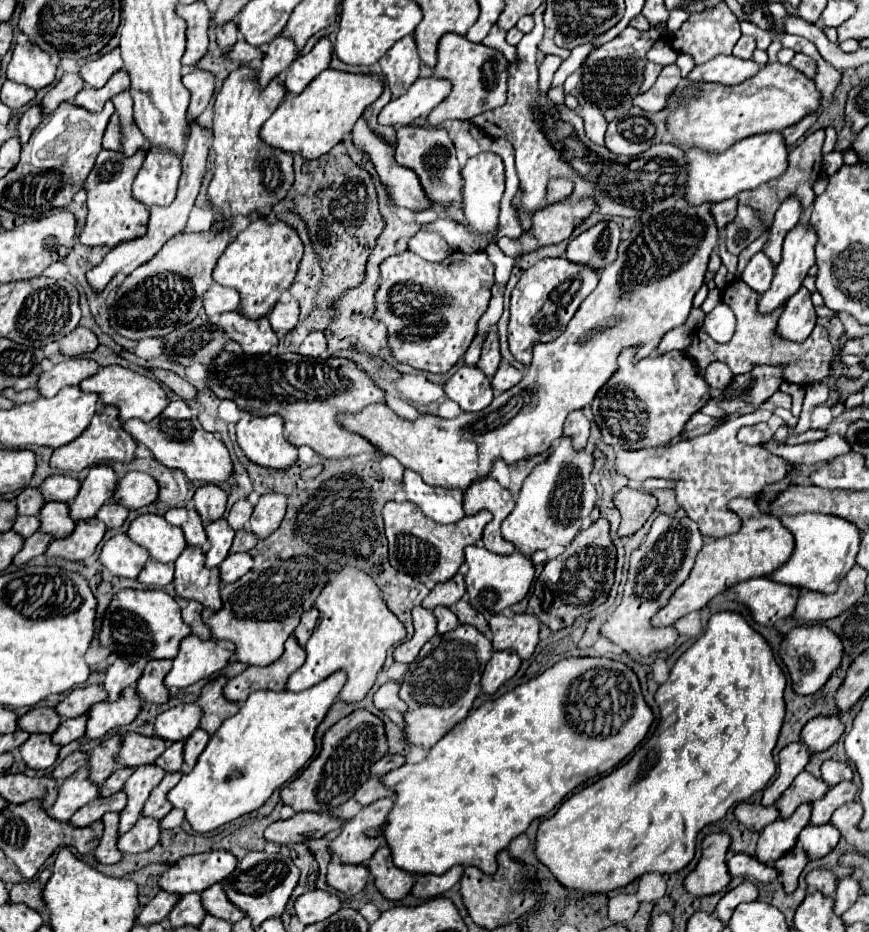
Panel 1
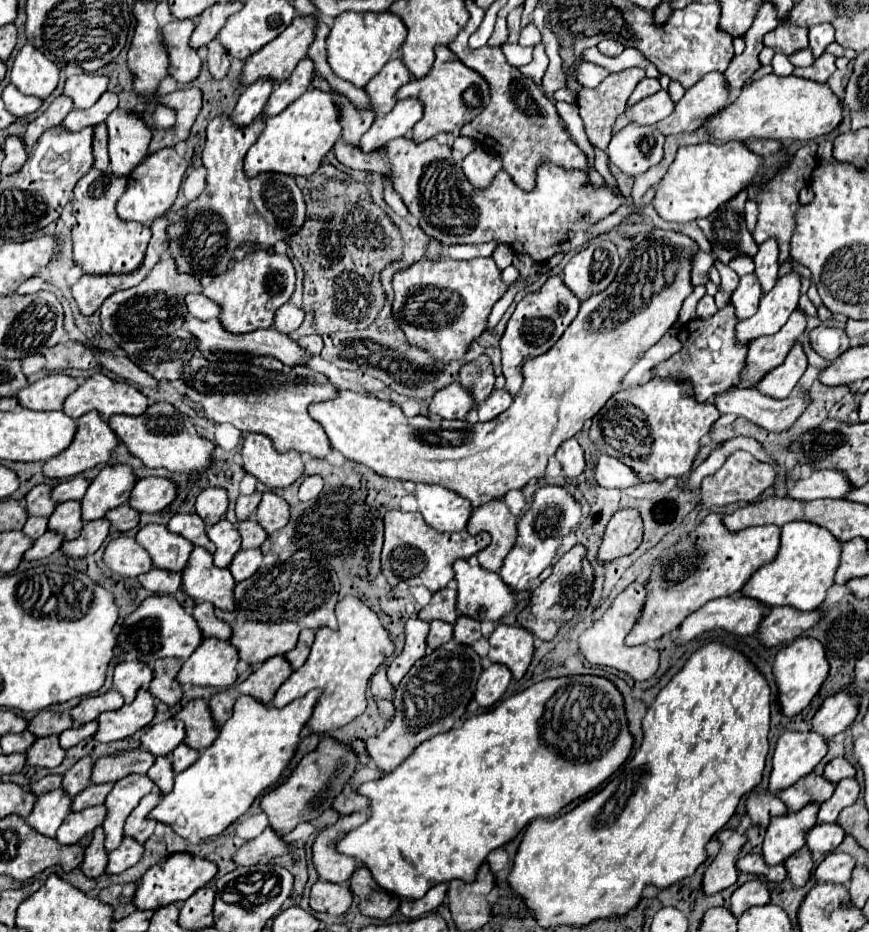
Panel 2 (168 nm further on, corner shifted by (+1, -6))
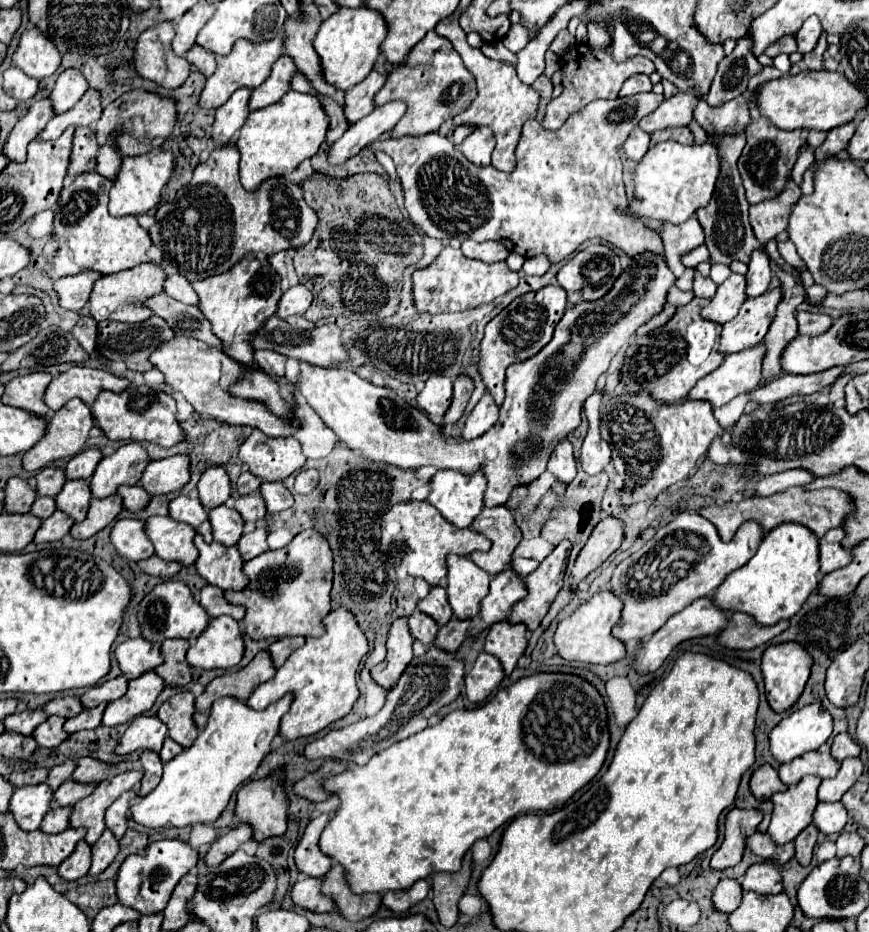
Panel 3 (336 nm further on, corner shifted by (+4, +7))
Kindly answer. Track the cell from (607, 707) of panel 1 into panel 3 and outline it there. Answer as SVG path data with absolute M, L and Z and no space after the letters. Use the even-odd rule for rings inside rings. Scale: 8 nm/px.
M536 673L532 677L524 677L516 681L514 685L500 689L490 701L476 709L464 709L464 711L452 711L448 713L438 725L426 727L424 731L398 741L390 745L388 749L376 753L366 765L350 765L344 773L338 773L322 783L322 789L326 793L332 793L340 799L340 805L334 813L334 817L326 823L322 835L320 835L320 851L328 855L332 861L342 865L344 879L354 895L362 893L386 893L386 891L400 891L412 887L418 879L430 877L434 871L458 871L462 855L472 847L474 841L488 837L494 829L500 825L512 821L514 817L522 813L552 813L558 811L578 789L582 789L588 781L596 777L600 771L606 751L608 751L608 713L604 707L604 699L600 693L584 679L574 675L562 675L562 673Z

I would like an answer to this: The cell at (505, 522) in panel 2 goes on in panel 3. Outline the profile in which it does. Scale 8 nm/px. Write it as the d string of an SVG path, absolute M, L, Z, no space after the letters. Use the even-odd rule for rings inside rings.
M484 507L482 513L472 523L472 529L482 533L486 539L492 541L492 549L488 553L472 553L470 559L490 573L490 577L496 577L500 571L504 571L512 559L512 553L516 545L522 539L522 533L518 525L514 523L512 511L508 507Z

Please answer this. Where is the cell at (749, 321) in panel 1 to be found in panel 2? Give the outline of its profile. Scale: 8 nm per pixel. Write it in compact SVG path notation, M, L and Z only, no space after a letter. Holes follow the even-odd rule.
M727 304L723 310L719 310L709 320L691 320L687 322L685 330L681 328L679 340L683 342L683 348L653 368L655 376L673 376L679 380L691 380L695 388L697 402L707 402L715 394L727 390L729 386L737 384L741 380L743 368L747 368L747 352L749 344L741 344L735 338L735 326L739 318L735 316L735 306Z

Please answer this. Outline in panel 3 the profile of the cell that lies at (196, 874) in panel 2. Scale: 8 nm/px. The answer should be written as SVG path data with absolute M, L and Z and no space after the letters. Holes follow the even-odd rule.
M154 841L144 851L128 855L128 859L120 865L116 875L116 895L118 903L136 909L140 915L160 913L172 895L172 889L198 861L198 853L188 849L184 841Z

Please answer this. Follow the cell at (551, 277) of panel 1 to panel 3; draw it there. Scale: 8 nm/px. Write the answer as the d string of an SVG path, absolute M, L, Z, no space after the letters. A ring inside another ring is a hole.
M546 285L546 289L518 297L516 301L512 301L512 305L502 309L496 315L496 319L492 319L486 325L484 339L480 341L478 371L482 375L482 383L486 391L494 397L498 407L504 401L504 373L508 365L534 357L552 339L554 327L562 319L566 305L568 301L566 301L564 289L560 289L558 285Z

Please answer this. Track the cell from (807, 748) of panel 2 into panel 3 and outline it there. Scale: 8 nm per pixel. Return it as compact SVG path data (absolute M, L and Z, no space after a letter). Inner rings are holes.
M812 703L806 705L794 713L790 713L788 717L784 717L770 733L770 751L774 755L774 759L778 763L788 763L794 757L804 755L806 751L814 751L818 749L822 743L826 743L826 739L832 733L832 715L826 707L822 707L822 703Z

